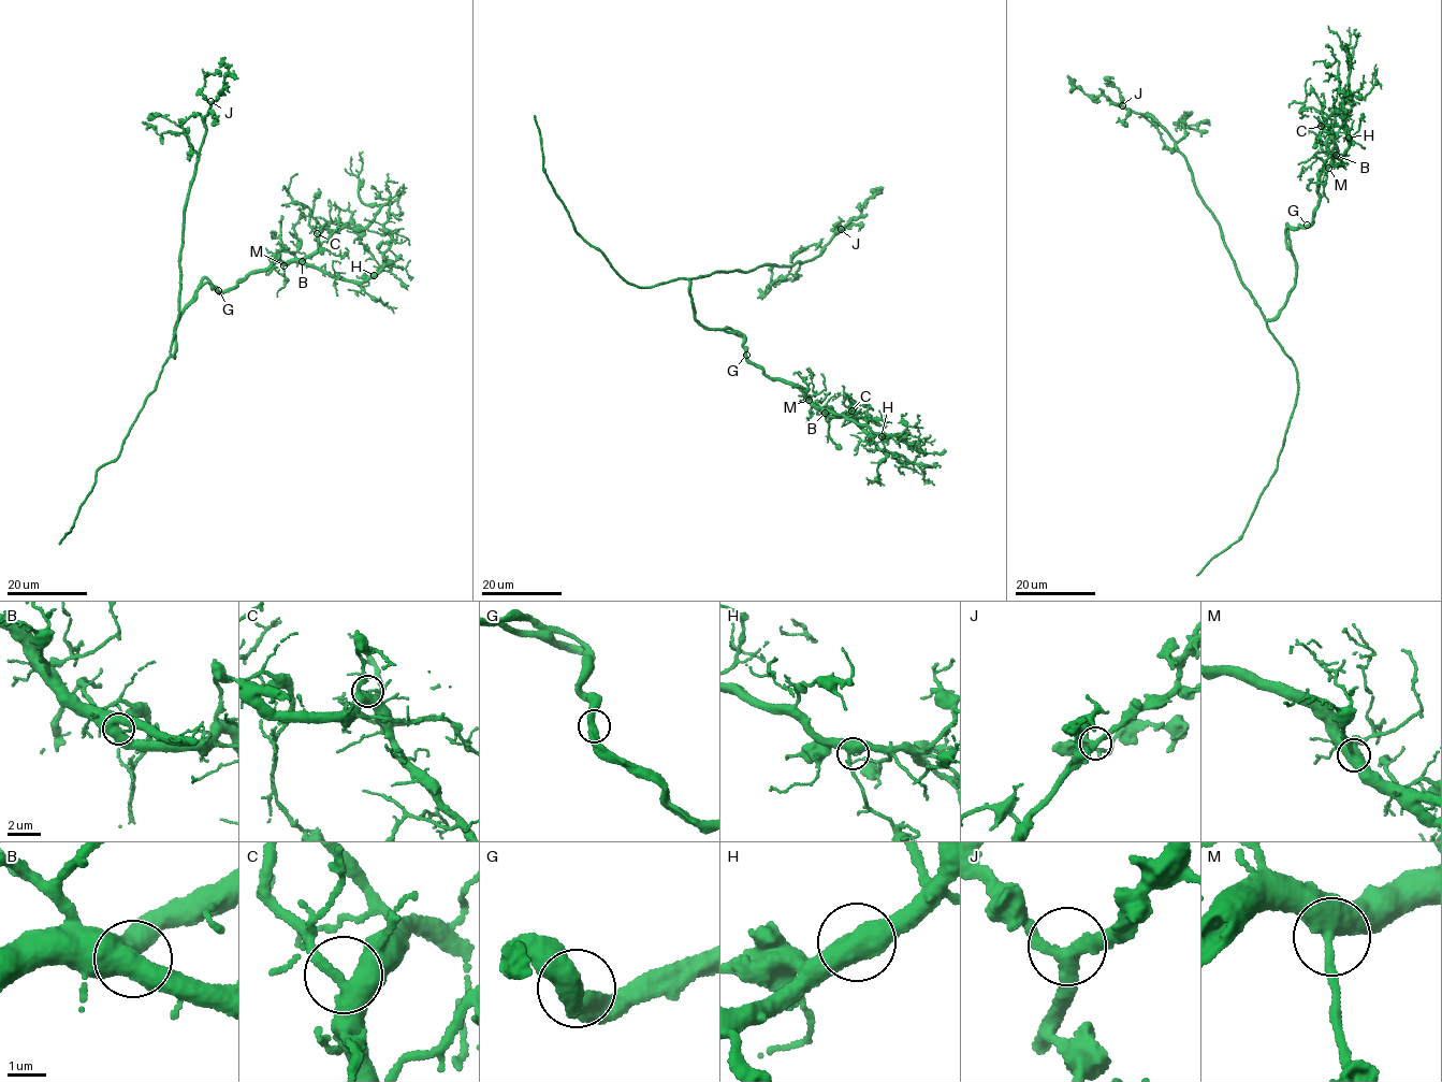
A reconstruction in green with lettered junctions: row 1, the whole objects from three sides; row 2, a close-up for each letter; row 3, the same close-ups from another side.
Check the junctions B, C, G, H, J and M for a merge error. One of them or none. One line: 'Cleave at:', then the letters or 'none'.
Cleave at: none

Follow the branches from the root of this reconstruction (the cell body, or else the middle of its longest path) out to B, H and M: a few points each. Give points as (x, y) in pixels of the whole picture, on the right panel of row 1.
B: (1292, 290), (1296, 265), (1285, 231), (1311, 224), (1320, 202), (1316, 183), (1336, 155)
H: (1292, 290), (1296, 265), (1285, 231), (1311, 224), (1322, 172), (1331, 156), (1343, 154), (1349, 138)
M: (1292, 290), (1296, 265), (1285, 231), (1311, 224), (1320, 202), (1316, 185), (1323, 170), (1328, 168)

